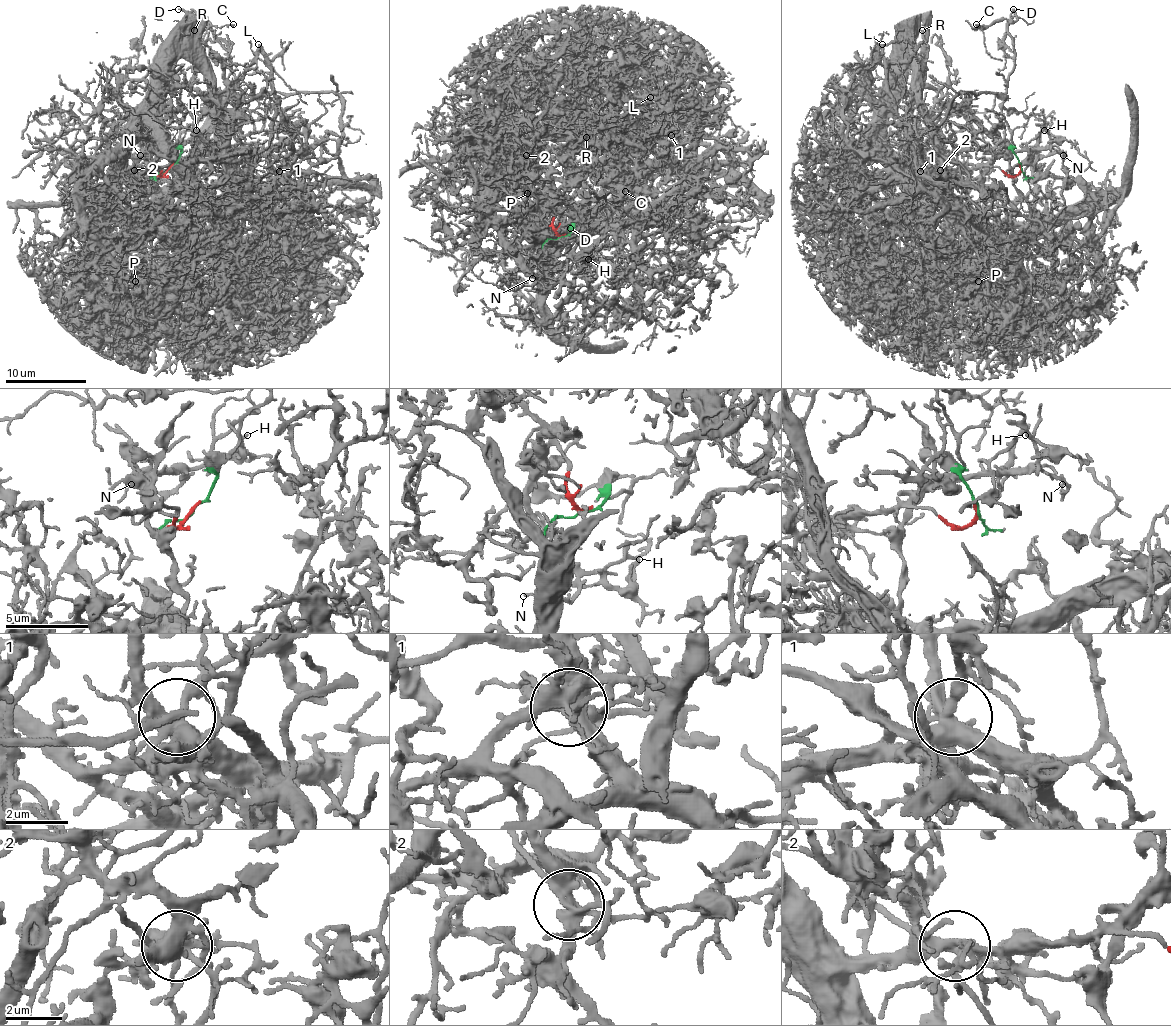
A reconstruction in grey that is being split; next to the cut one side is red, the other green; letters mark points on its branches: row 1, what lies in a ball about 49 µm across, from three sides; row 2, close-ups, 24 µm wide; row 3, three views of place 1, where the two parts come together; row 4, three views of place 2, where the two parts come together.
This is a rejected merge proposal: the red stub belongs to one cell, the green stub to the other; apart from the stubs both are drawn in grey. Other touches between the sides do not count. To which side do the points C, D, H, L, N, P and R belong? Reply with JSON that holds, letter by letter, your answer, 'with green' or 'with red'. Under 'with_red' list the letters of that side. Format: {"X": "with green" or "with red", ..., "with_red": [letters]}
{"C": "with green", "D": "with green", "H": "with red", "L": "with green", "N": "with red", "P": "with red", "R": "with red", "with_red": ["H", "N", "P", "R"]}

